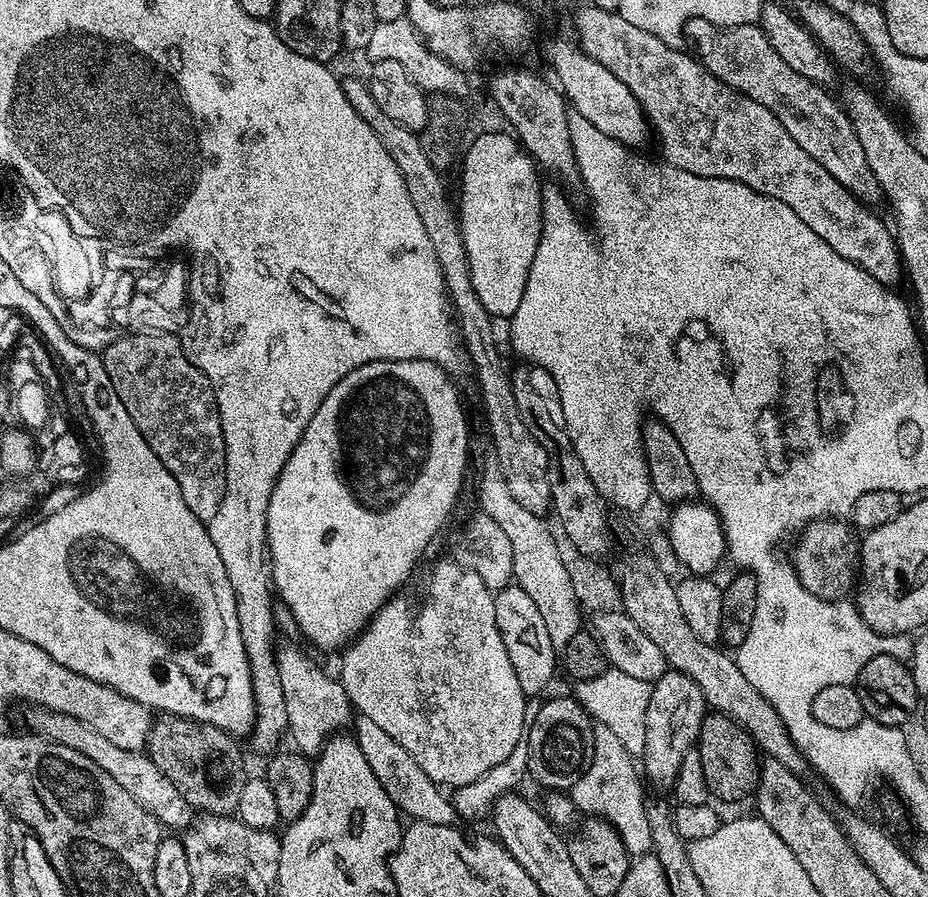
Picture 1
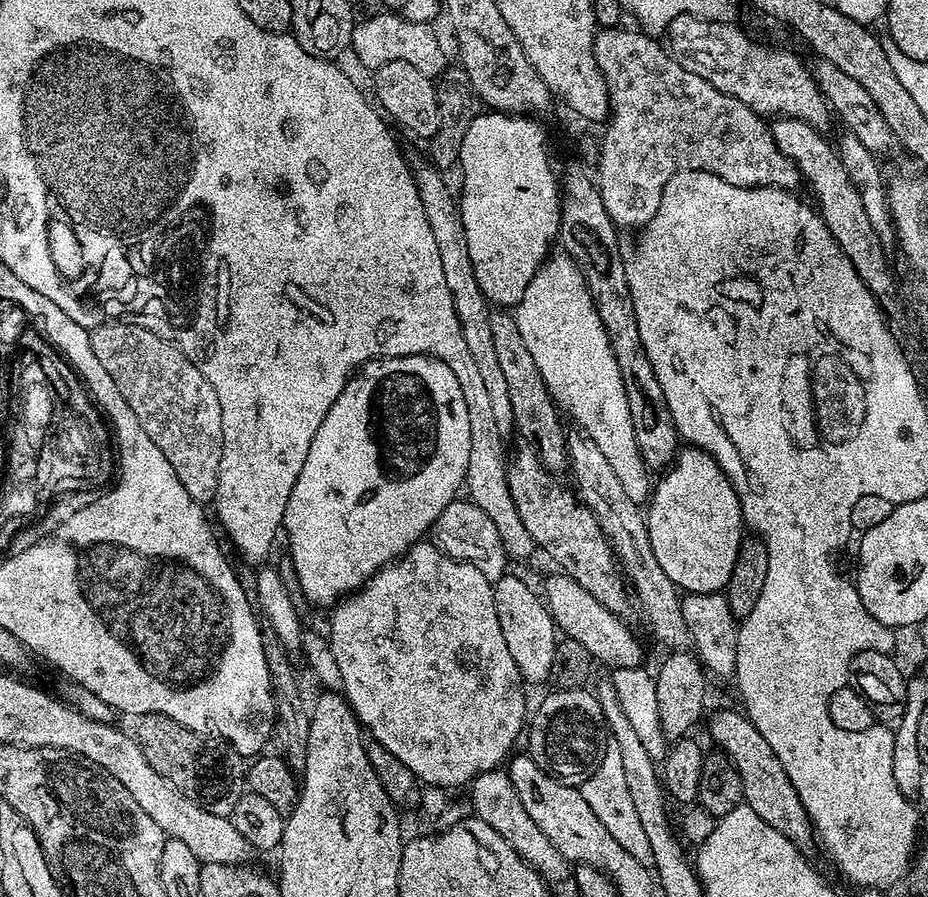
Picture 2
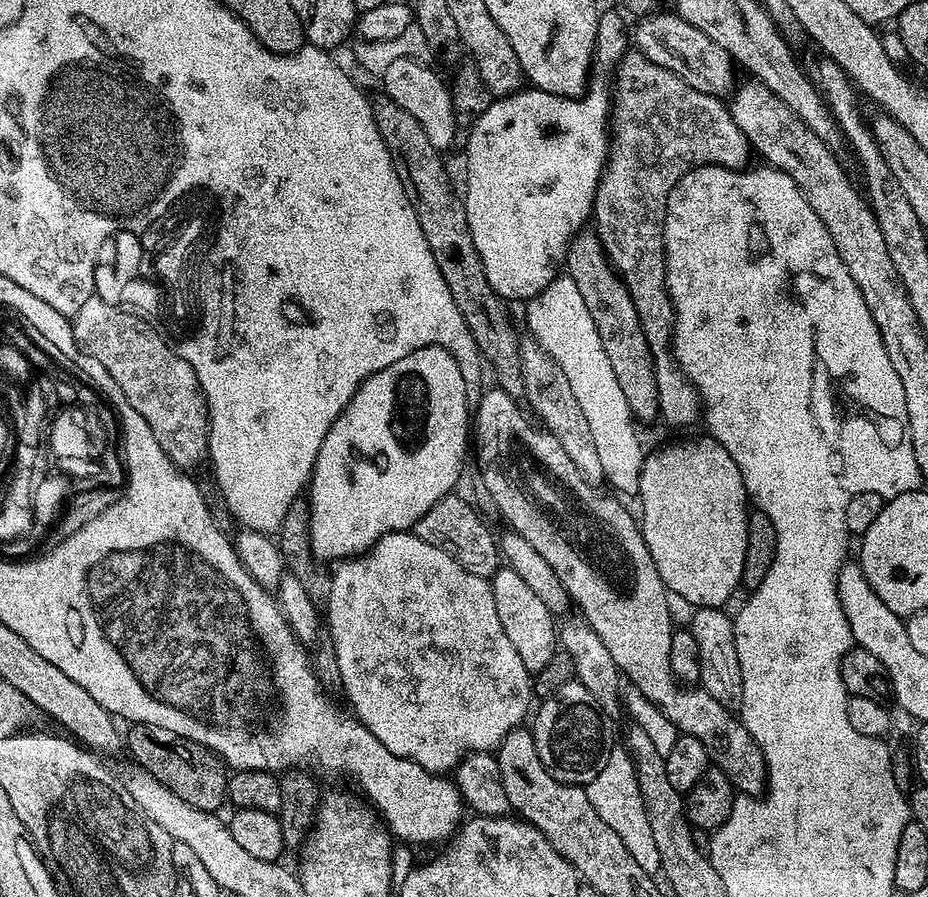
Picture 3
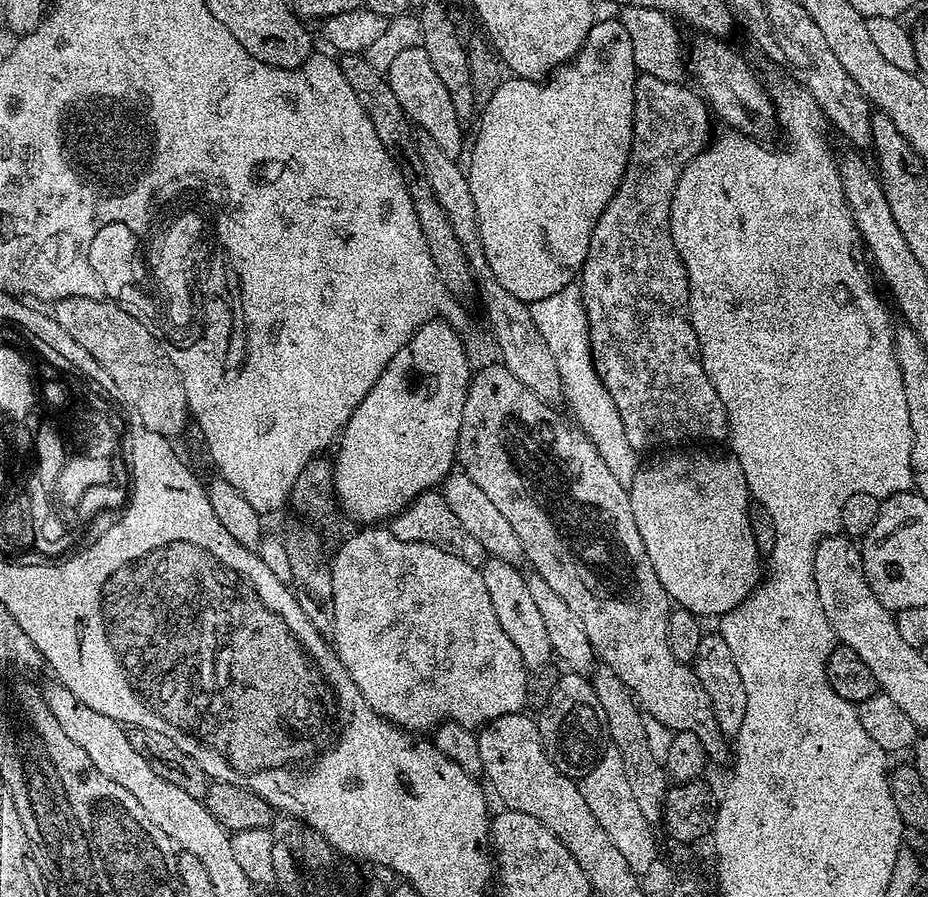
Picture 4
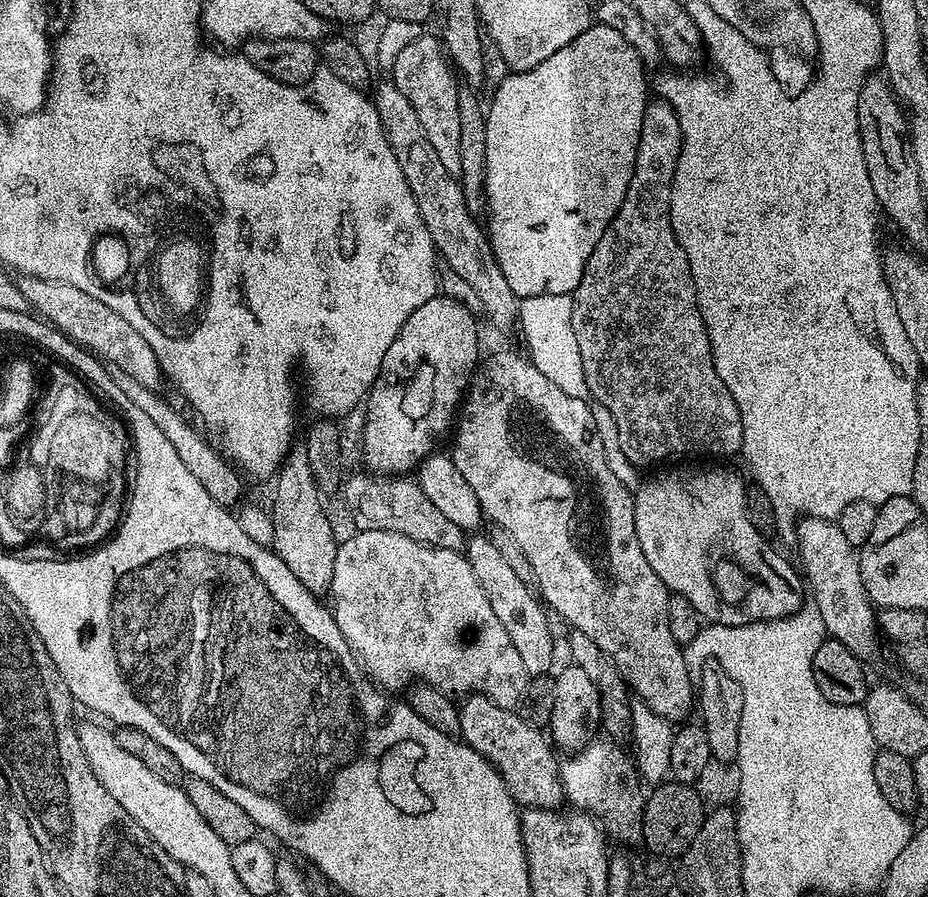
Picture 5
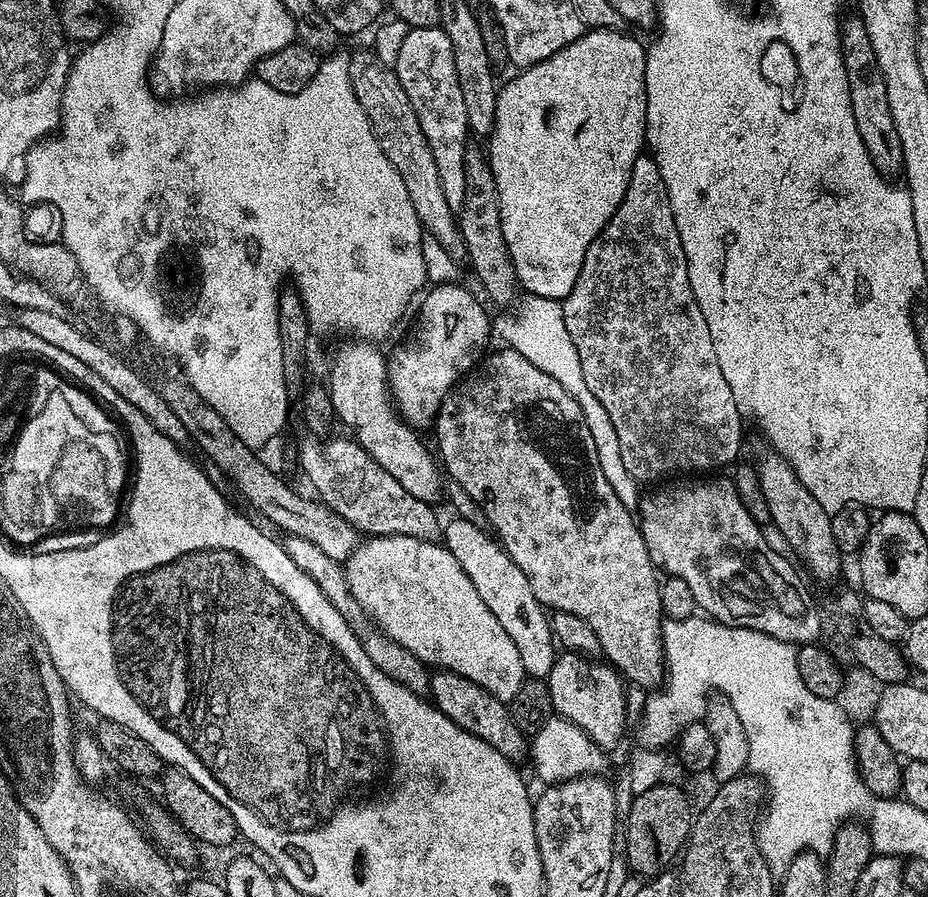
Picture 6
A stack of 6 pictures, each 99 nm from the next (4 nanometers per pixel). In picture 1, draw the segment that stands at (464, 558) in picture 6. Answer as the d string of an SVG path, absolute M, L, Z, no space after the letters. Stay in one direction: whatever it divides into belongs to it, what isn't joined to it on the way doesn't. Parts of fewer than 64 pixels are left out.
M511 582L494 595L494 618L498 618L506 654L510 654L510 666L514 666L514 674L518 674L518 686L522 686L525 697L536 698L539 692L547 690L556 668L558 672L558 650L550 642L550 633L538 606L534 606L526 590Z

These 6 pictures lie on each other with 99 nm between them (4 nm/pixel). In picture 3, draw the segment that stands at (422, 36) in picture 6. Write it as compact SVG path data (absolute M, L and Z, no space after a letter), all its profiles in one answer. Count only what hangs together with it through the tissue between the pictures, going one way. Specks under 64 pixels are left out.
M410 56L398 58L398 62L390 62L390 66L386 66L382 73L382 92L394 102L398 102L402 110L407 110L418 121L418 126L422 126L426 138L430 138L430 146L447 150L455 142L458 131L456 115L452 109L452 94L449 85L444 85L443 78L424 63L423 59Z

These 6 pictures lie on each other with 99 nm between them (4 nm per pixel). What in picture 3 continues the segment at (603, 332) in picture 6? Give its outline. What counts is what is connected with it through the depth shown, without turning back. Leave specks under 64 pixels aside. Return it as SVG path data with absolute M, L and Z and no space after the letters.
M629 50L622 59L620 65L616 68L614 83L610 93L612 102L612 110L610 113L610 143L608 146L608 163L604 165L604 172L600 175L598 182L598 190L596 197L592 203L591 219L596 220L594 231L596 237L602 242L604 253L608 256L608 261L612 263L612 269L620 276L620 280L626 286L626 290L630 294L630 298L634 302L634 310L638 312L638 318L642 324L642 330L646 334L646 342L652 347L652 365L656 371L656 382L658 384L658 406L660 407L659 419L665 420L668 424L673 424L676 428L684 428L687 424L692 424L701 419L702 405L700 396L696 393L695 388L689 384L684 377L684 372L676 365L676 360L672 356L672 349L669 347L672 342L672 325L676 323L676 311L672 308L672 299L668 297L668 287L665 282L666 266L664 259L666 257L666 201L668 192L678 183L678 181L688 175L688 171L692 168L701 168L704 164L717 164L723 168L743 169L749 163L750 145L746 137L742 134L742 130L738 130L738 122L734 122L734 118L730 114L727 103L719 96L711 96L702 90L694 90L694 86L690 86L686 82L682 82L682 78L678 78L670 70L666 70L662 66L654 66L654 62L650 62L650 58L646 58L642 53L635 50Z

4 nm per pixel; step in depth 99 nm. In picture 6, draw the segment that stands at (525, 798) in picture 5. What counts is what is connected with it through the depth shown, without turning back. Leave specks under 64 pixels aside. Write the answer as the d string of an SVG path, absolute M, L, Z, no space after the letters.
M436 670L430 676L430 696L435 707L439 708L442 714L446 714L446 718L462 726L462 730L482 738L482 742L494 746L494 750L502 753L507 760L520 762L523 756L525 759L529 755L529 741L524 733L518 730L518 726L514 726L509 705L505 701L494 698L494 694L482 690L482 686L463 680L453 672Z

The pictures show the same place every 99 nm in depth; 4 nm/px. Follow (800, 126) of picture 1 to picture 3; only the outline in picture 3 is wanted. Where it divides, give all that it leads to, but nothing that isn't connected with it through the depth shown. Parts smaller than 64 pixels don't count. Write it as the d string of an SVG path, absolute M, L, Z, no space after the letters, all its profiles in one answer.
M658 11L645 15L641 19L644 21L634 28L635 51L650 58L654 66L670 70L675 76L682 78L682 82L694 86L694 90L702 90L706 94L719 97L731 93L737 83L736 72L738 73L732 56L726 54L726 50L722 50L722 46L718 46L714 38L706 38L706 34L698 30L698 26L690 26L690 22L676 15L675 11Z

